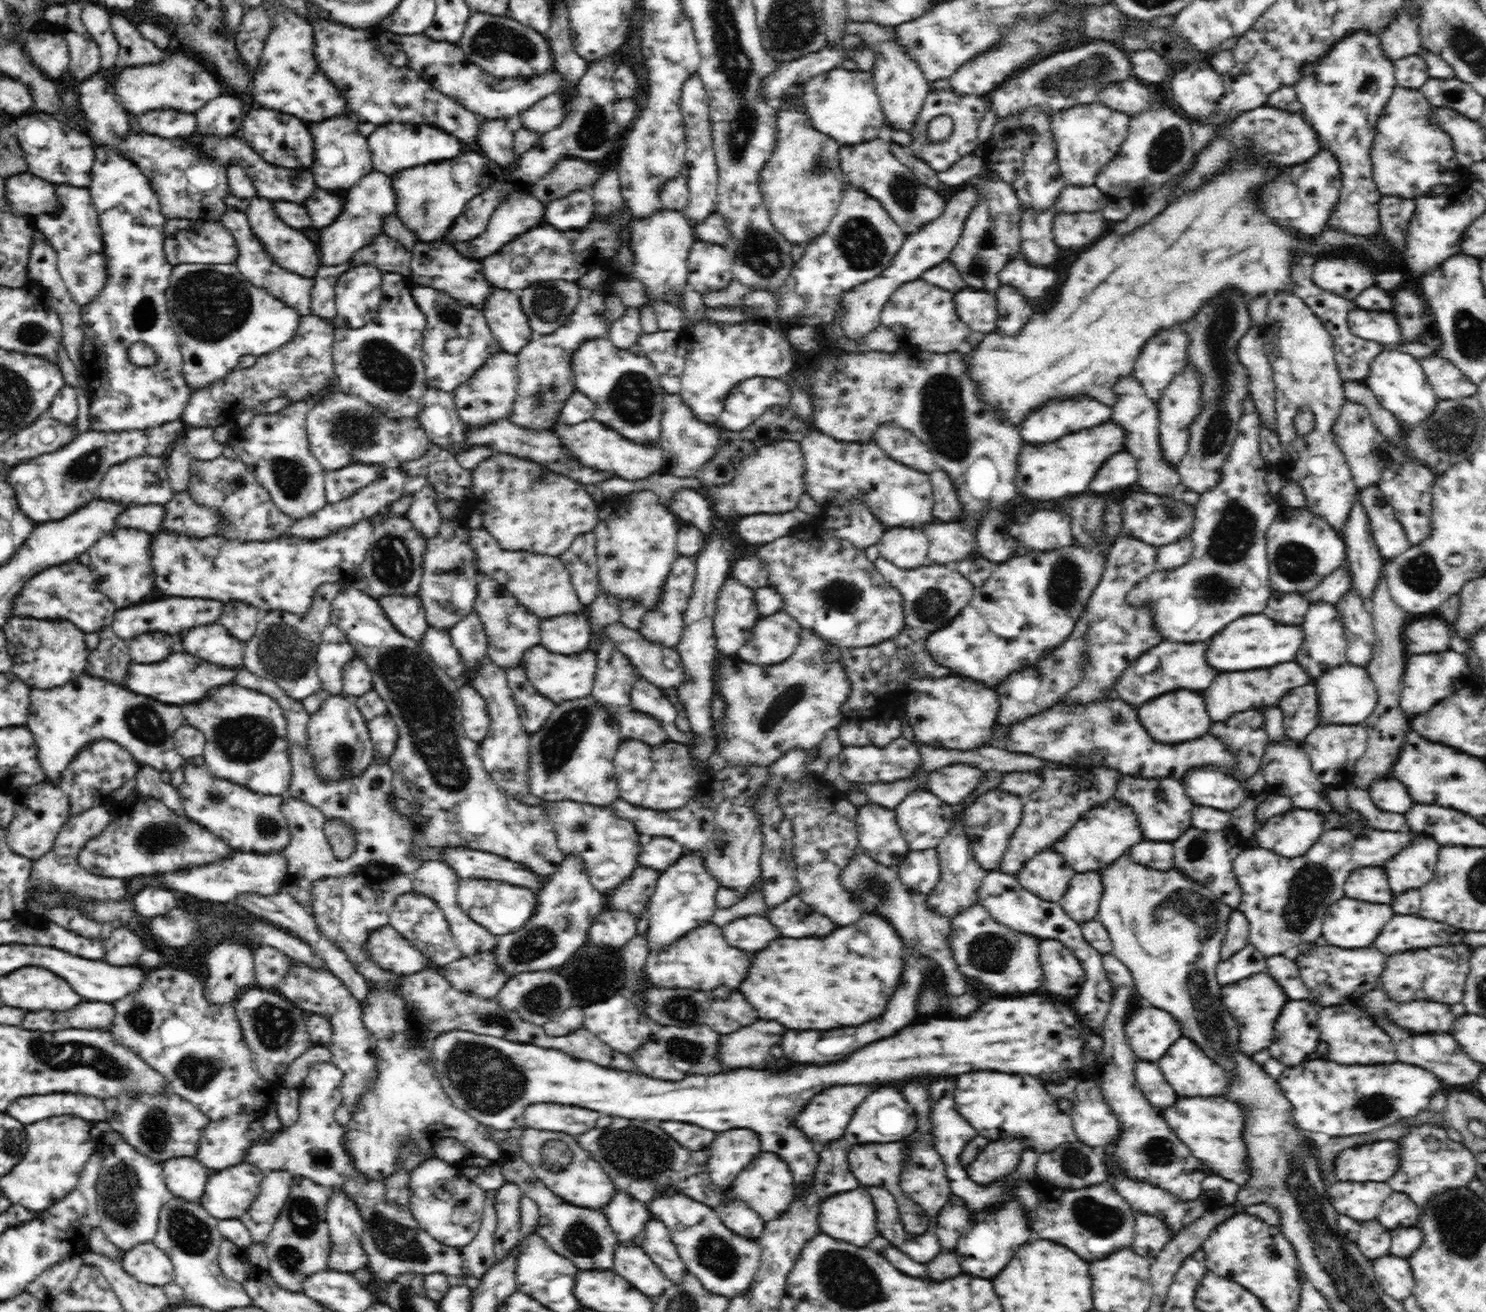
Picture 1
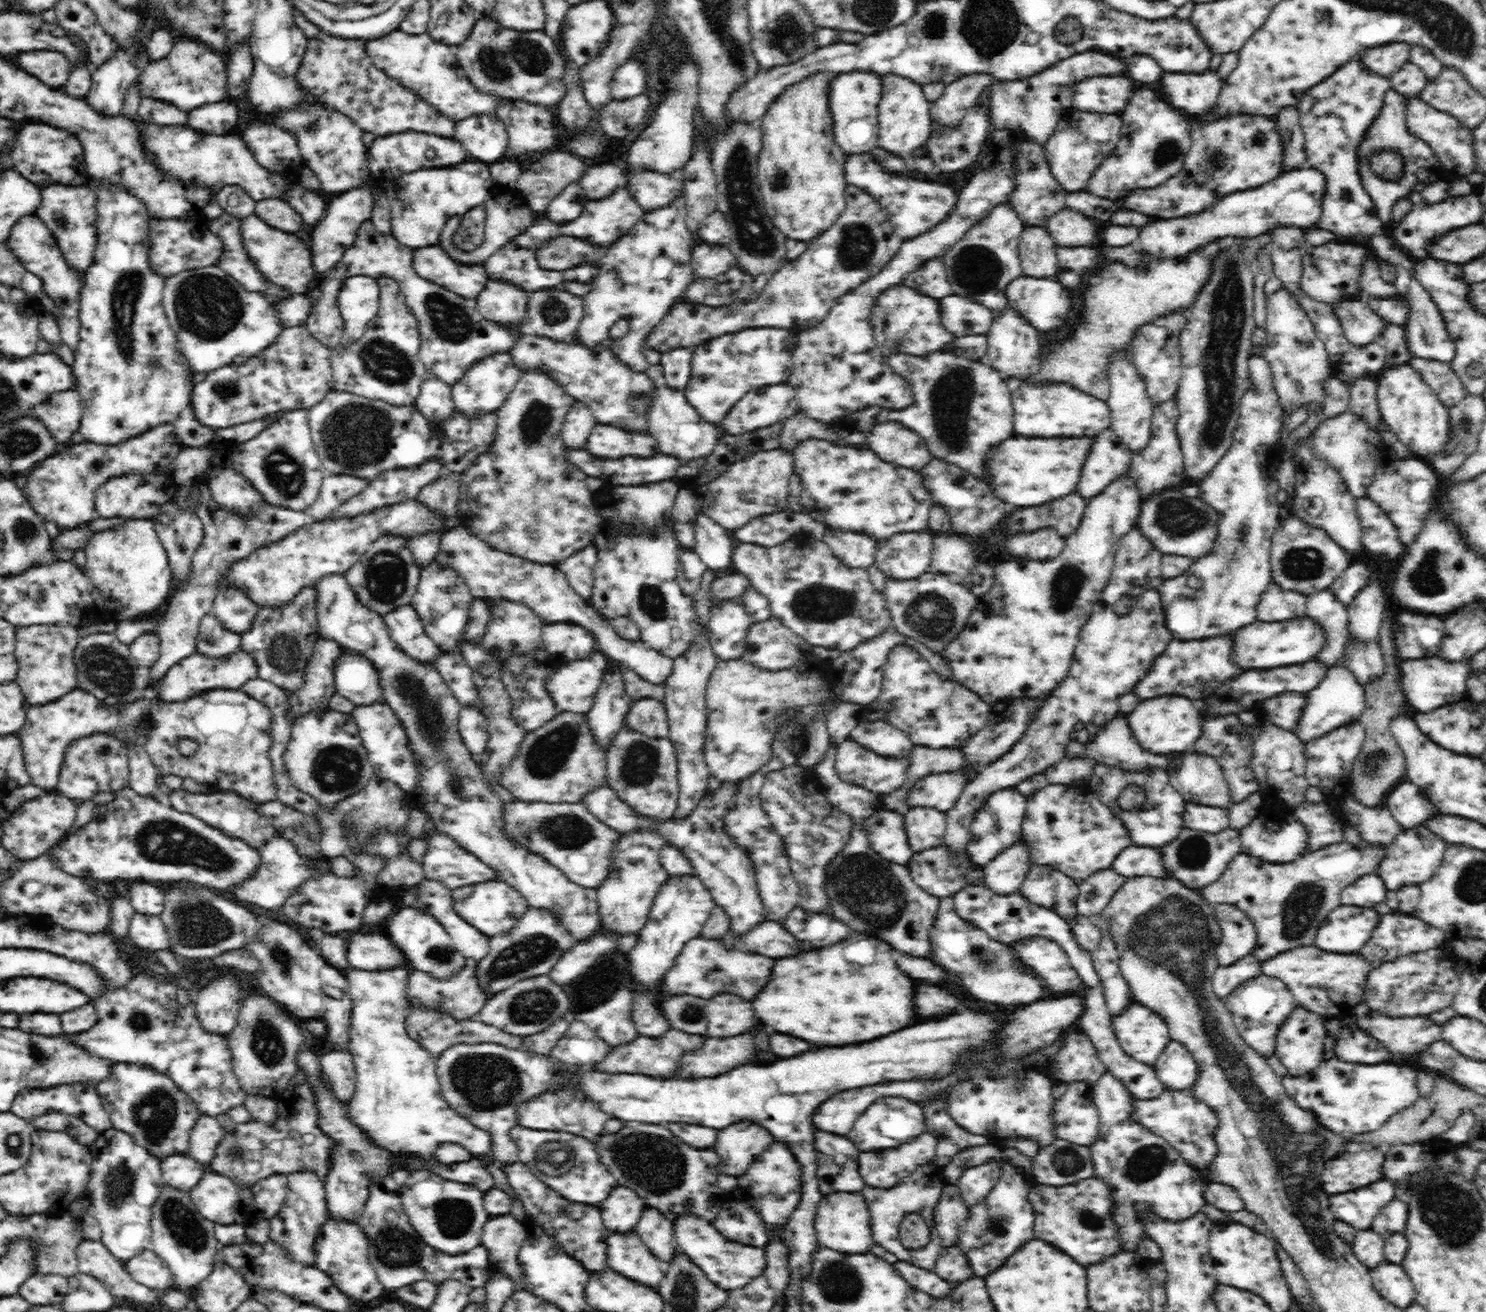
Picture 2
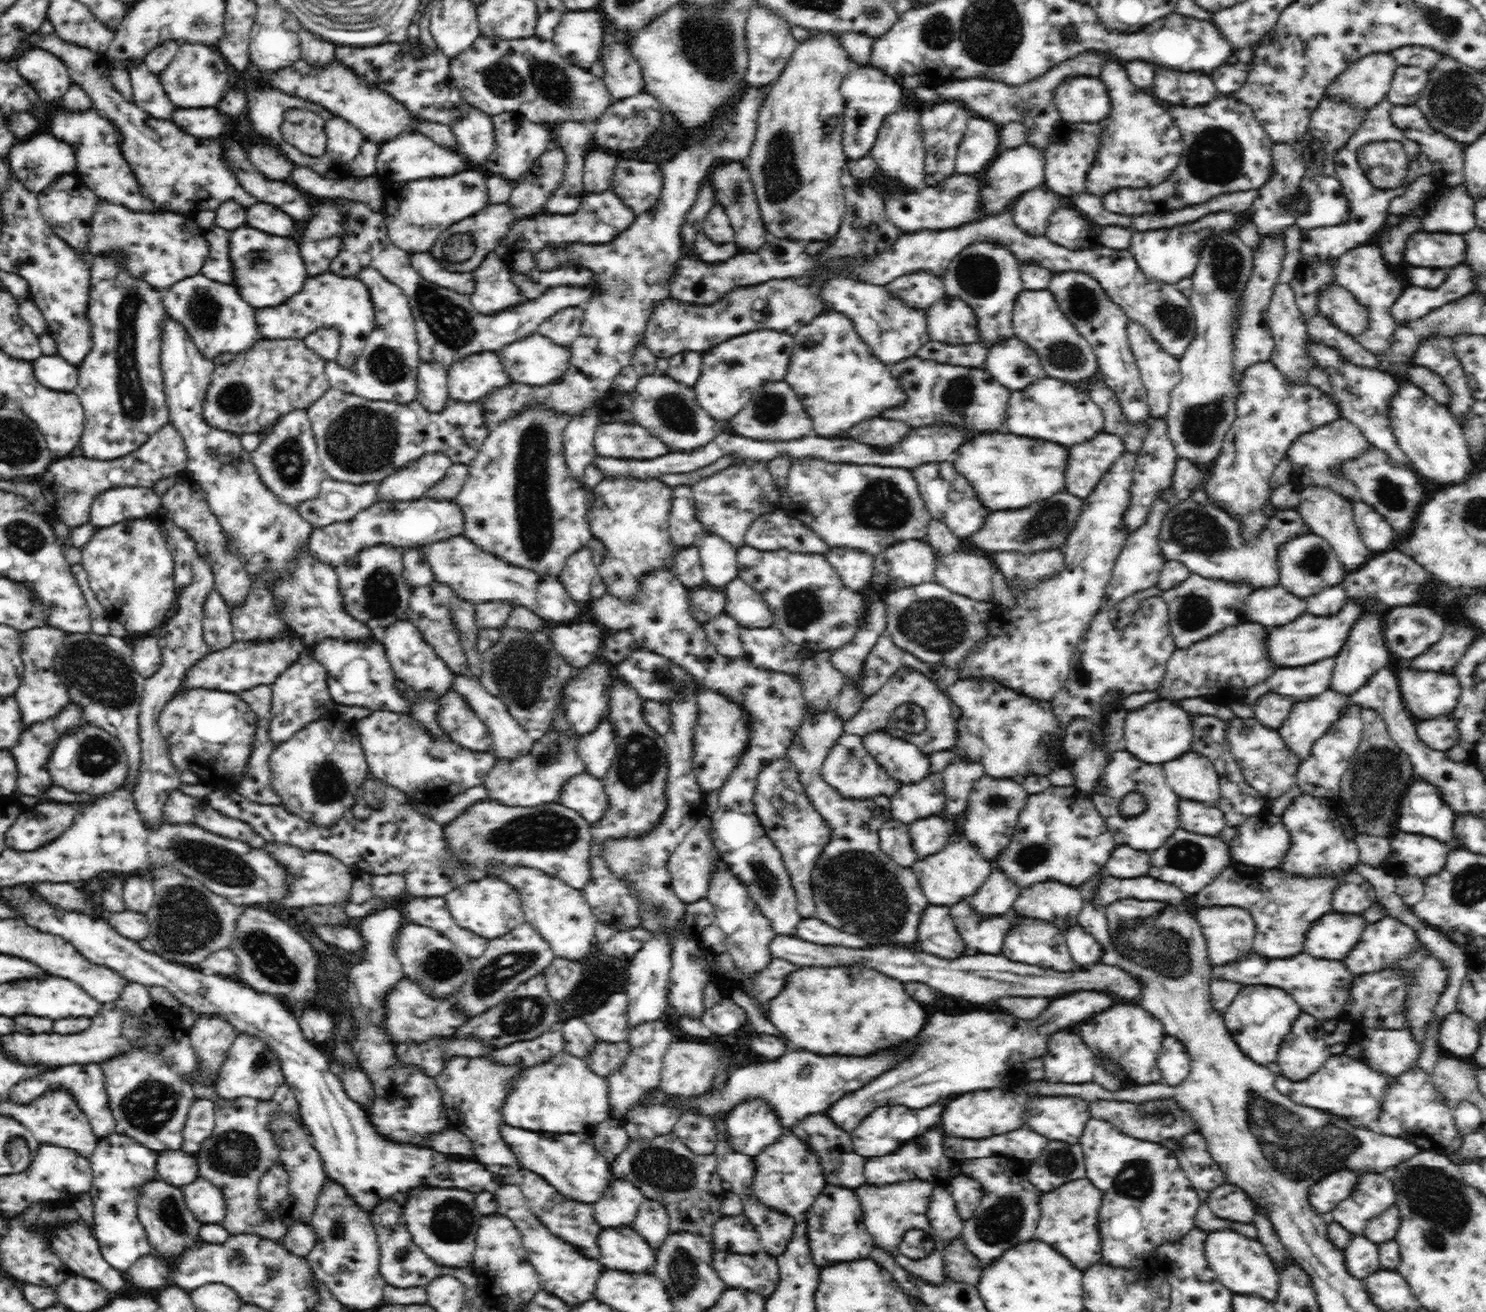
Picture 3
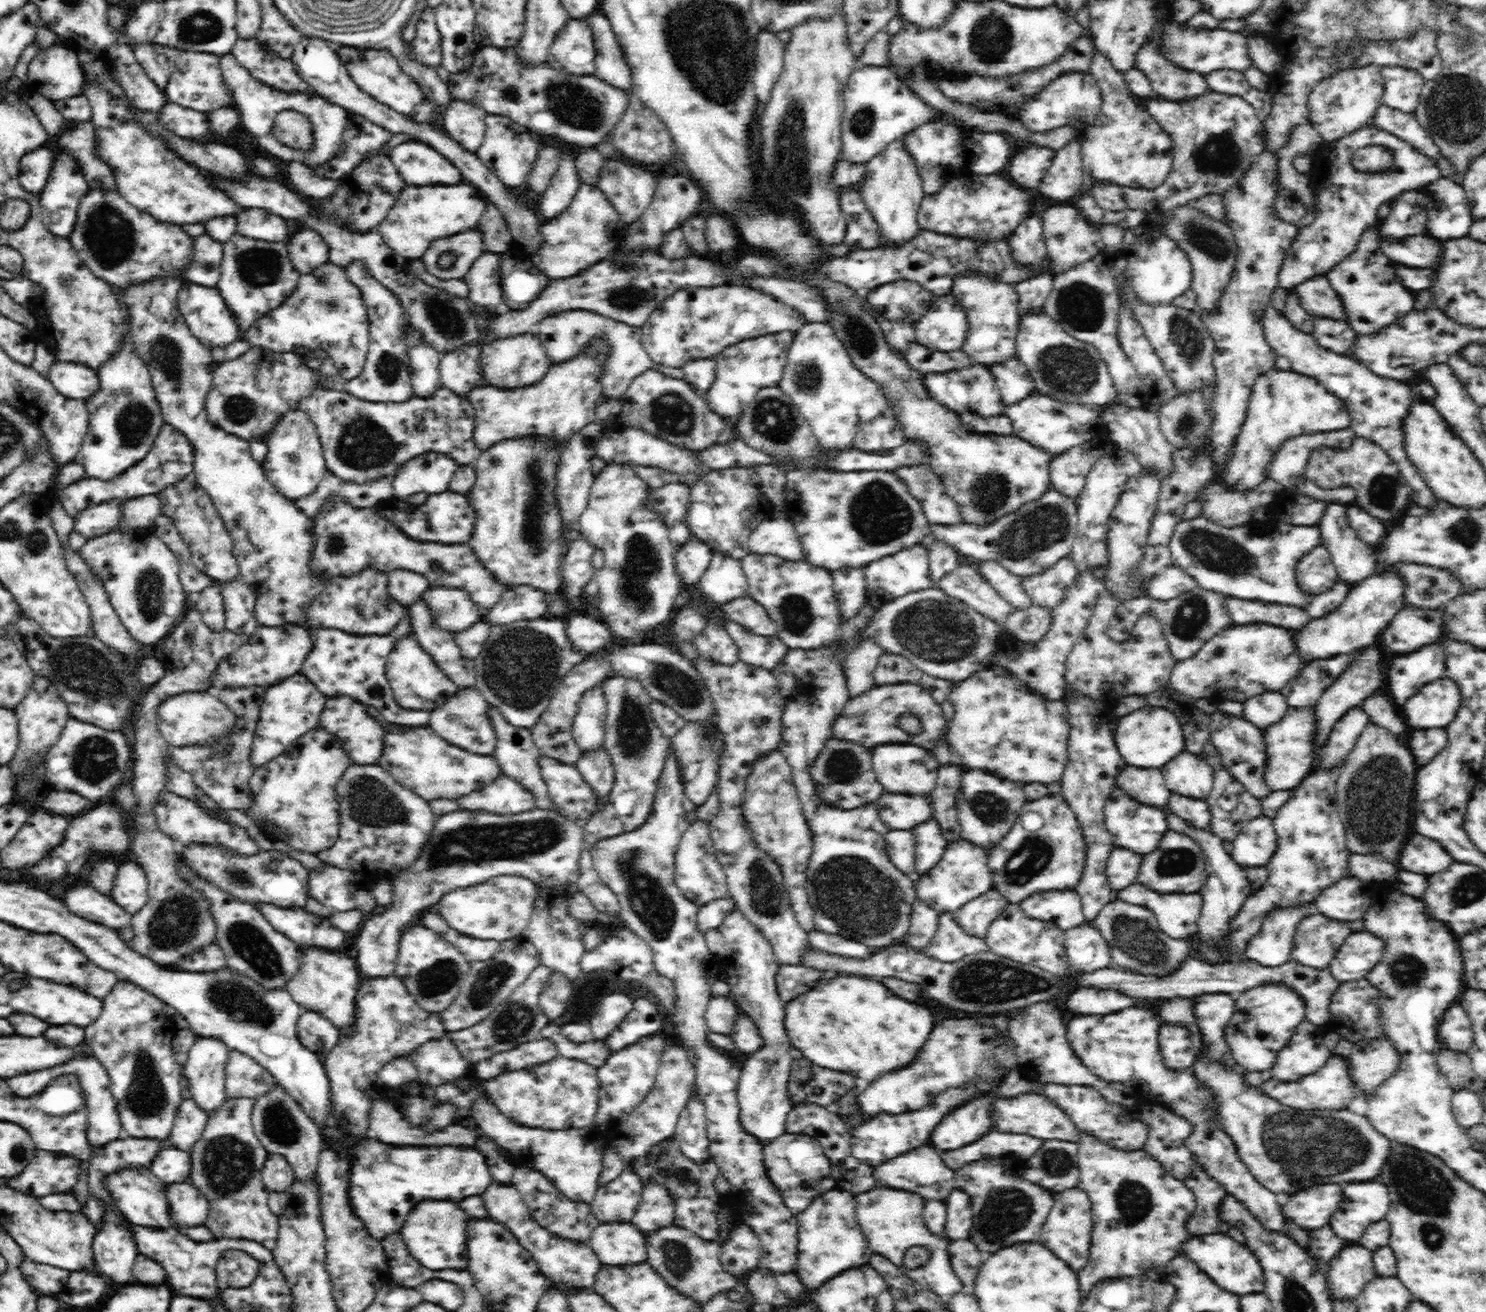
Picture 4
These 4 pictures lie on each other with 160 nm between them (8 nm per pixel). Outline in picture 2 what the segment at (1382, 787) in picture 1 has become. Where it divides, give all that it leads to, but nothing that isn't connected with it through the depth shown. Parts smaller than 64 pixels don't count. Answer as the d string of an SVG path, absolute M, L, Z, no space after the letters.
M1406 780L1394 787L1385 798L1384 806L1403 830L1424 825L1436 814L1442 815L1436 806L1423 795L1421 788Z

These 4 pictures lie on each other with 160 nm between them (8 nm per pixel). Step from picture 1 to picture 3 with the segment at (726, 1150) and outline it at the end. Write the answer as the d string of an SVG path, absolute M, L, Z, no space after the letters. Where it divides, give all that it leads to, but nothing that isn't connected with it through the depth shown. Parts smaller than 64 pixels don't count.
M744 1098L725 1118L728 1145L735 1152L758 1156L782 1135L788 1134L775 1110L761 1098Z

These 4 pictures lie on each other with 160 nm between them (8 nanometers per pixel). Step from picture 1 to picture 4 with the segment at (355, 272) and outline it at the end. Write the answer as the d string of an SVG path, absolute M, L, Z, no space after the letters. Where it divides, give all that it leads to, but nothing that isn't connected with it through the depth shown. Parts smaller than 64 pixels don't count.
M328 261L310 274L301 274L291 296L257 318L244 339L253 347L272 352L306 356L310 351L324 351L334 361L339 375L351 380L360 376L369 353L367 313L360 289L350 283L344 267Z

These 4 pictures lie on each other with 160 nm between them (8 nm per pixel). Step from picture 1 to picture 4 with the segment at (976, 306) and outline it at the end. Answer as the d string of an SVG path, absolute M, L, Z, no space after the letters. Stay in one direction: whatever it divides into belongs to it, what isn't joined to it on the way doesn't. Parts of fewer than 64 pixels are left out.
M952 294L937 297L913 325L916 343L936 352L960 350L968 334L966 311Z

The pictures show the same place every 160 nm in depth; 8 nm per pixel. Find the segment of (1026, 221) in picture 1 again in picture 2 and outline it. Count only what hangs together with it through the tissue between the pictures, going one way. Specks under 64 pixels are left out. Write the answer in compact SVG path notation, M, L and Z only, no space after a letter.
M1045 226L1025 227L1019 242L1022 275L1056 280L1060 273L1057 246Z

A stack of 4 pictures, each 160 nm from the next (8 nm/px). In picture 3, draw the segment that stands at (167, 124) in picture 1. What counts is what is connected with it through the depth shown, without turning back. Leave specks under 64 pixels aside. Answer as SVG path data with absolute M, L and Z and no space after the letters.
M143 64L129 65L130 85L132 85L132 100L136 106L154 118L168 119L176 109L161 86L157 75L152 74Z

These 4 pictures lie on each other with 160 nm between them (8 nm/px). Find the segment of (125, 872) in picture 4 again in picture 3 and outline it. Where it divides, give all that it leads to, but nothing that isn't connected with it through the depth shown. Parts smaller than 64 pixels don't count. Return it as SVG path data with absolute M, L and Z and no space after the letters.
M144 874L123 876L122 896L127 909L136 913L148 913L155 902L155 890Z

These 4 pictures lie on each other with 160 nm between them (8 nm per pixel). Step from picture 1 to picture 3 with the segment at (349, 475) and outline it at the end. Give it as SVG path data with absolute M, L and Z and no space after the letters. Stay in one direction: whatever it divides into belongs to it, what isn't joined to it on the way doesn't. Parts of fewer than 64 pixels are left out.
M328 478L321 482L316 498L299 505L298 513L316 527L352 519L379 501L377 486L378 483L350 484Z

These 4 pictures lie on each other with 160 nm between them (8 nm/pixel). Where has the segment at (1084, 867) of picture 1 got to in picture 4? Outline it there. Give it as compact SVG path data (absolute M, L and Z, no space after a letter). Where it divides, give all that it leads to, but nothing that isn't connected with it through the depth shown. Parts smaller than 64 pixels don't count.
M1048 794L1027 800L1019 812L1021 815L1037 812L1043 818L1043 826L1030 831L1019 819L1004 839L994 849L988 850L987 867L992 876L992 889L1004 896L1009 904L1020 905L1031 894L1075 888L1083 876L1088 843L1066 799L1062 794Z

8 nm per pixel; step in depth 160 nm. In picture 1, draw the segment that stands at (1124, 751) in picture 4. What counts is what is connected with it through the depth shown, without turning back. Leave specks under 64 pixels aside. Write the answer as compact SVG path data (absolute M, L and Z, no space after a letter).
M1176 690L1164 694L1160 698L1149 700L1144 706L1139 706L1138 710L1138 716L1144 722L1146 730L1158 742L1186 742L1188 738L1200 738L1200 734L1206 734L1212 724L1208 710L1204 706L1204 696L1194 690Z

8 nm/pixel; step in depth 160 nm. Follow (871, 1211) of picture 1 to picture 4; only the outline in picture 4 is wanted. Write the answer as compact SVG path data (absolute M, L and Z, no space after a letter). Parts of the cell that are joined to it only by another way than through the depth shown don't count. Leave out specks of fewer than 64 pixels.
M834 1188L821 1194L808 1205L802 1213L796 1214L798 1223L798 1254L795 1275L805 1290L815 1292L828 1279L834 1278L850 1267L868 1264L873 1255L865 1234L860 1230L856 1218L856 1199L854 1194Z

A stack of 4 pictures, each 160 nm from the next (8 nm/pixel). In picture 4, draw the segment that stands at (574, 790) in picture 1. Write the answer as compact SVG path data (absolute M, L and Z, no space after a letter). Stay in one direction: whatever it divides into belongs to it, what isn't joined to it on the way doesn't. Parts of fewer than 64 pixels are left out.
M500 774L488 786L466 794L456 800L458 807L467 811L490 811L497 815L520 814L534 810L532 793L520 782Z

